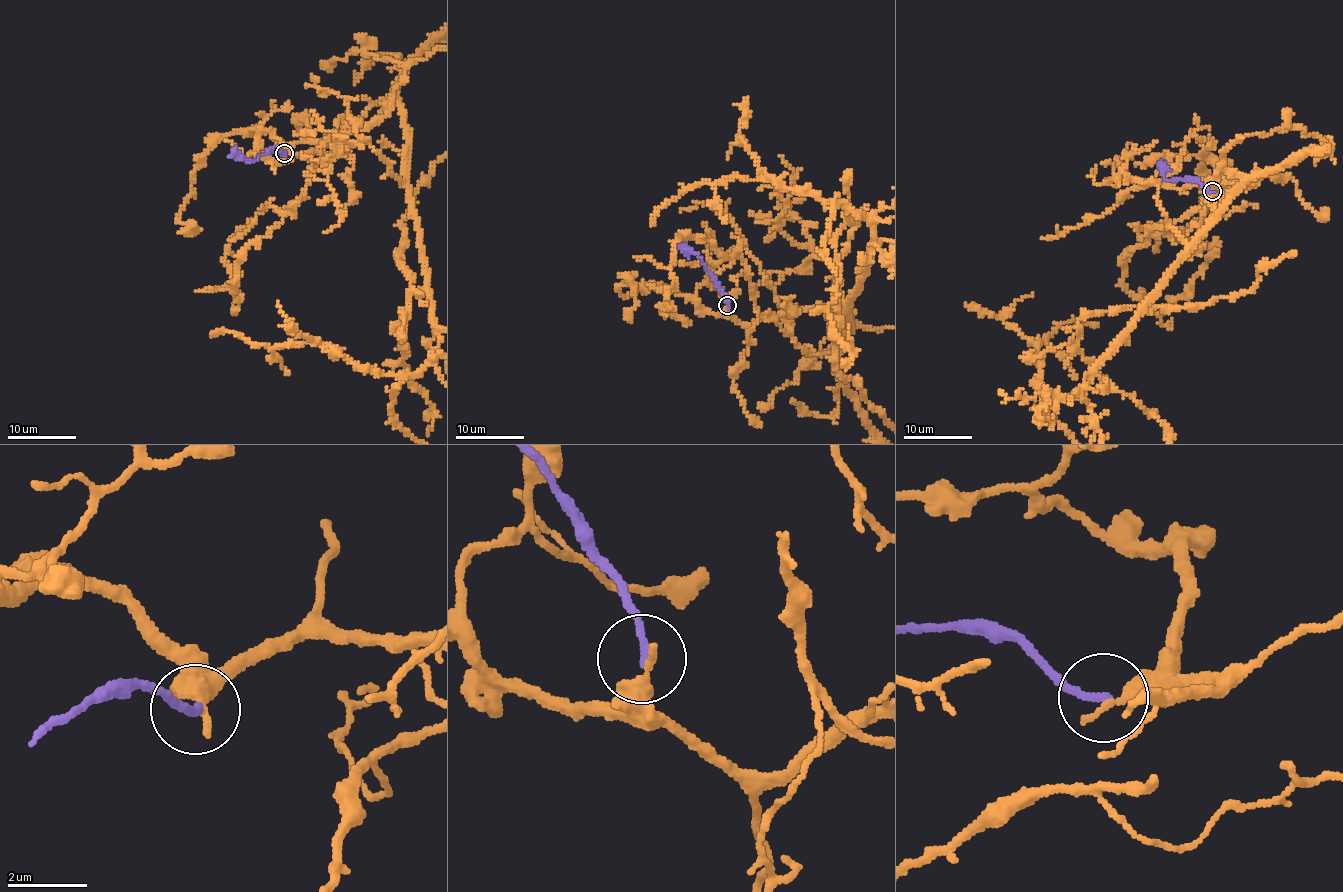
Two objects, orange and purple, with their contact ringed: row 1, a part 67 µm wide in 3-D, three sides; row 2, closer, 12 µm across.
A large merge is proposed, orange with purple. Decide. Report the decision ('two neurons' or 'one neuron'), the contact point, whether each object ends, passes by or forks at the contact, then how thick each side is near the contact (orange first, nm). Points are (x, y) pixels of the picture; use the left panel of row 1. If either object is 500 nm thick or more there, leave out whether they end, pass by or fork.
two neurons; at (284, 153); orange ends there; purple ends there; 240 nm thick on the orange side, 200 nm on the other

